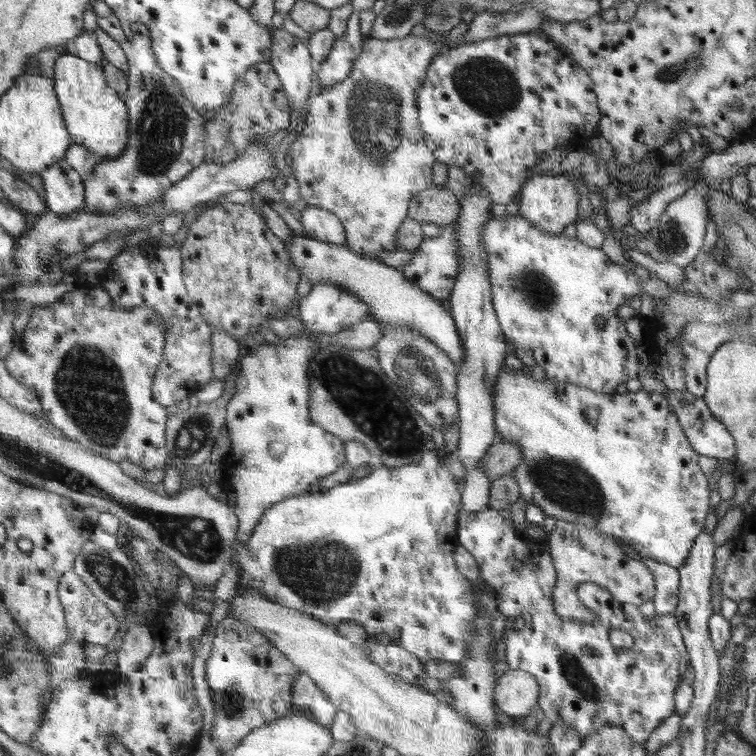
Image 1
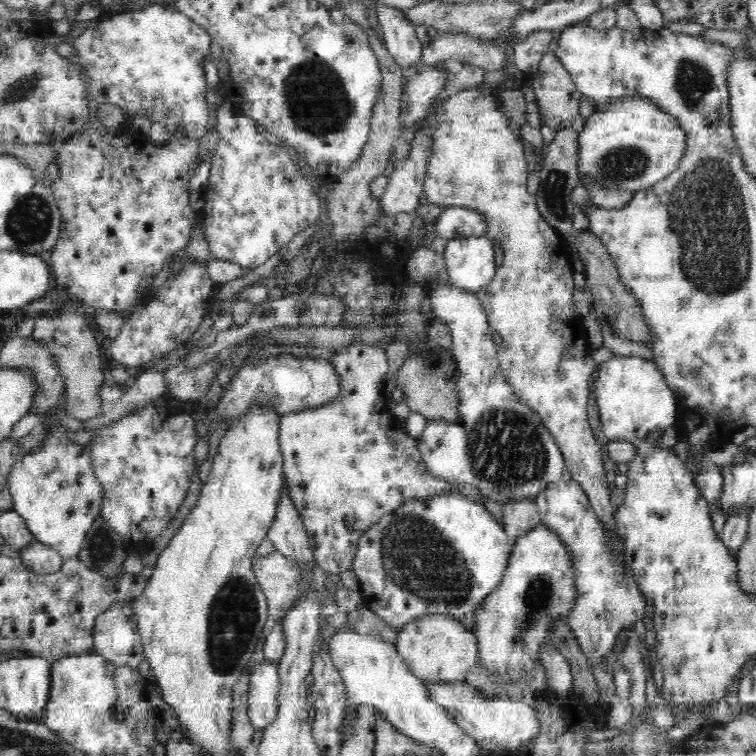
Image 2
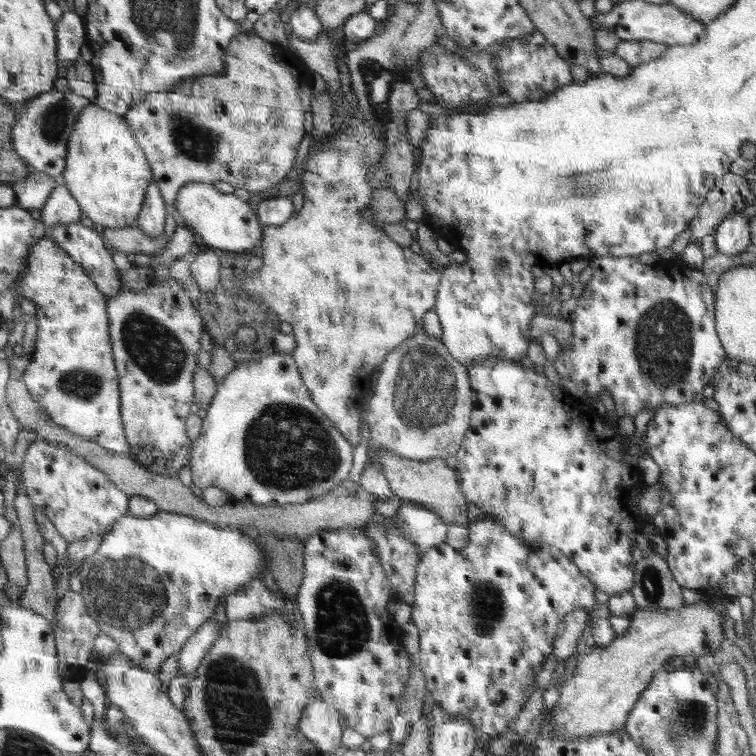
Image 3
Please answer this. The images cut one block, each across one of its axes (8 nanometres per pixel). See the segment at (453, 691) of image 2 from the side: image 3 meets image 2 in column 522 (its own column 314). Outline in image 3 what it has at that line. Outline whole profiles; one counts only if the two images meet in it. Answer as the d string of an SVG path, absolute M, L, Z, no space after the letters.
M317 700L308 706L303 714L299 729L312 743L320 747L322 753L336 752L340 746L342 726L340 712L331 703Z

